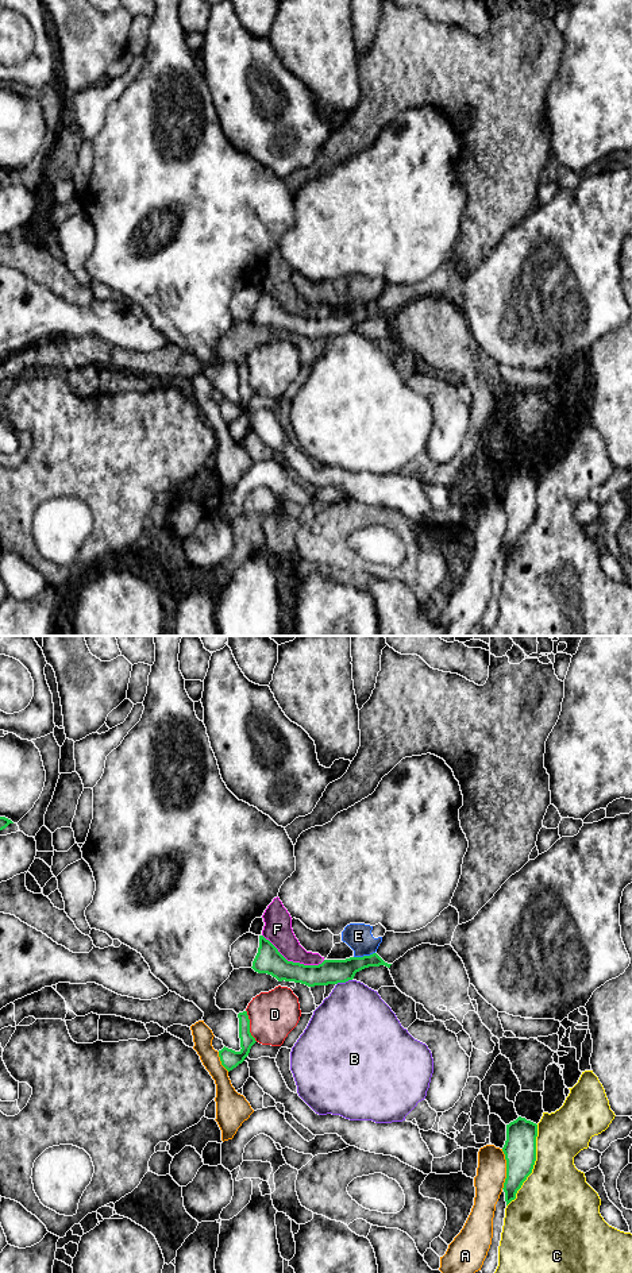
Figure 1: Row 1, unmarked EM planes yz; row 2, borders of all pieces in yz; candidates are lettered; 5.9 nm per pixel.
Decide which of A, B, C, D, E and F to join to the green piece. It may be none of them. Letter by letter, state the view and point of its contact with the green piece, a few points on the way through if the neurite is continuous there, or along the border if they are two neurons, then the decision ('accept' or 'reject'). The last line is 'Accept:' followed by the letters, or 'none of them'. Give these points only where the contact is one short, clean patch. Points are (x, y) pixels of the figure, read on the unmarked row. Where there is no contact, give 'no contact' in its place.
A: yz (507, 521) | reject
B: yz (343, 334) | along yz (351, 331), (336, 336) | reject
C: yz (534, 516) | reject
D: yz (249, 378) | reject
E: yz (363, 308) | along yz (374, 304), (354, 309) | reject
F: yz (292, 313) | reject
Accept: none of them

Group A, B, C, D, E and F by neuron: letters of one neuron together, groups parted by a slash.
A / B / C / D / E / F

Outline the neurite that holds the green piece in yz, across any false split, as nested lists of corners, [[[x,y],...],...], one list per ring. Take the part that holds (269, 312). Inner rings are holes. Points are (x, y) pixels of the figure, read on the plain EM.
[[[259,288],[258,305],[253,313],[253,321],[267,325],[278,333],[294,333],[308,339],[328,337],[352,332],[355,325],[369,320],[392,316],[385,315],[377,305],[346,312],[324,312],[319,317],[304,317],[288,313],[278,301],[263,288]]]

